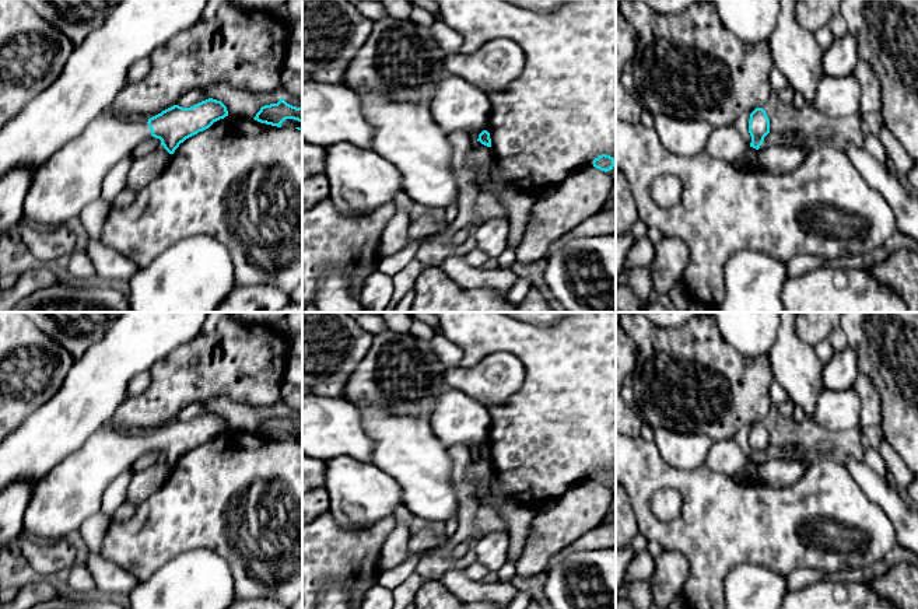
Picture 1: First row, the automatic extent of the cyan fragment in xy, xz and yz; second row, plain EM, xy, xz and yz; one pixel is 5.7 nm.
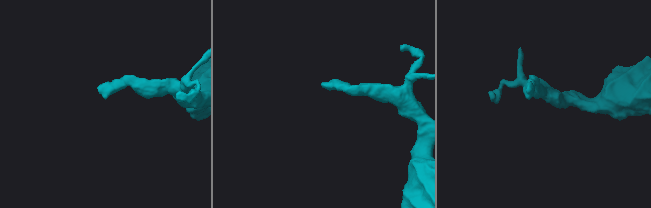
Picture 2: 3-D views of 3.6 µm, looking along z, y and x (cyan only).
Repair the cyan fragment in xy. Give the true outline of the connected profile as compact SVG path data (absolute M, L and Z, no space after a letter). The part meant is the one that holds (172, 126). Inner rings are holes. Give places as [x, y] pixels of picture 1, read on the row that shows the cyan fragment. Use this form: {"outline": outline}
{"outline": "M209 98L190 108L174 105L147 122L134 118L102 113L95 118L81 134L67 141L32 178L22 206L22 221L42 228L64 225L81 214L83 209L101 196L101 183L106 174L123 158L151 137L160 139L164 148L174 154L186 139L209 129L214 122L228 116L227 106Z"}

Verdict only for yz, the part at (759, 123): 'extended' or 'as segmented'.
as segmented

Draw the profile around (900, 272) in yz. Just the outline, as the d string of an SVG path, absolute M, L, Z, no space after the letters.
M900 248L887 260L869 269L875 279L900 295L908 312L918 312L918 253Z

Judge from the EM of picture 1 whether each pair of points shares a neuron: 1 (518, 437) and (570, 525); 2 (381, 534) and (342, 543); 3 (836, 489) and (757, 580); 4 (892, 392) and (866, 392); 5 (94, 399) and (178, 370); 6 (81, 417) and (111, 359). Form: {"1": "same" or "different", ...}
{"1": "different", "2": "same", "3": "different", "4": "different", "5": "different", "6": "same"}

